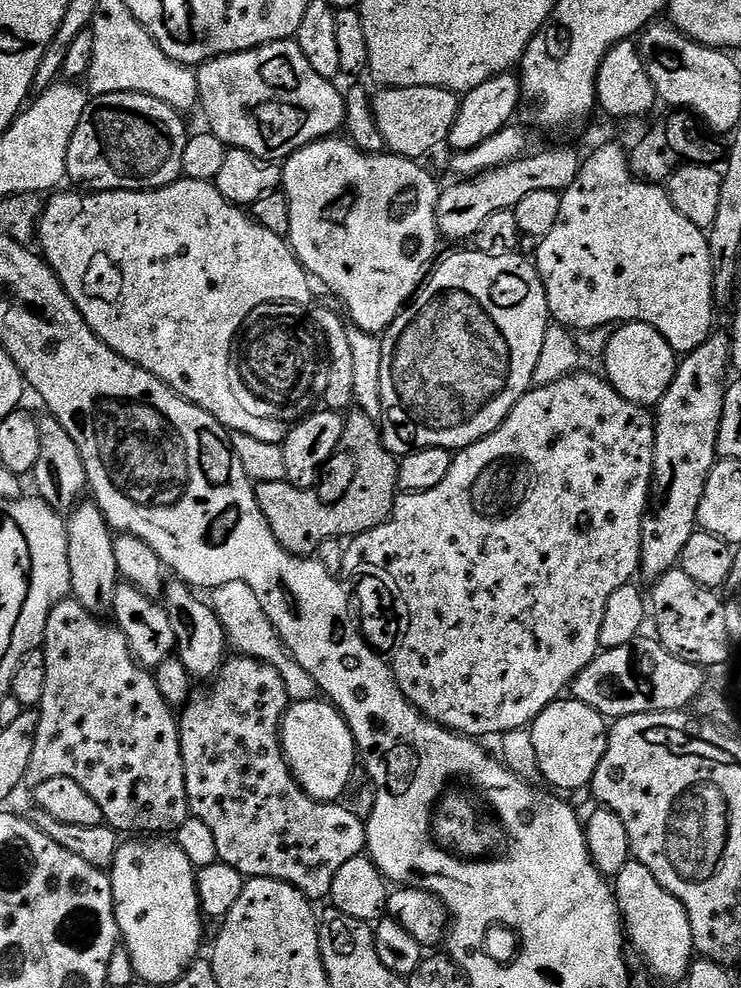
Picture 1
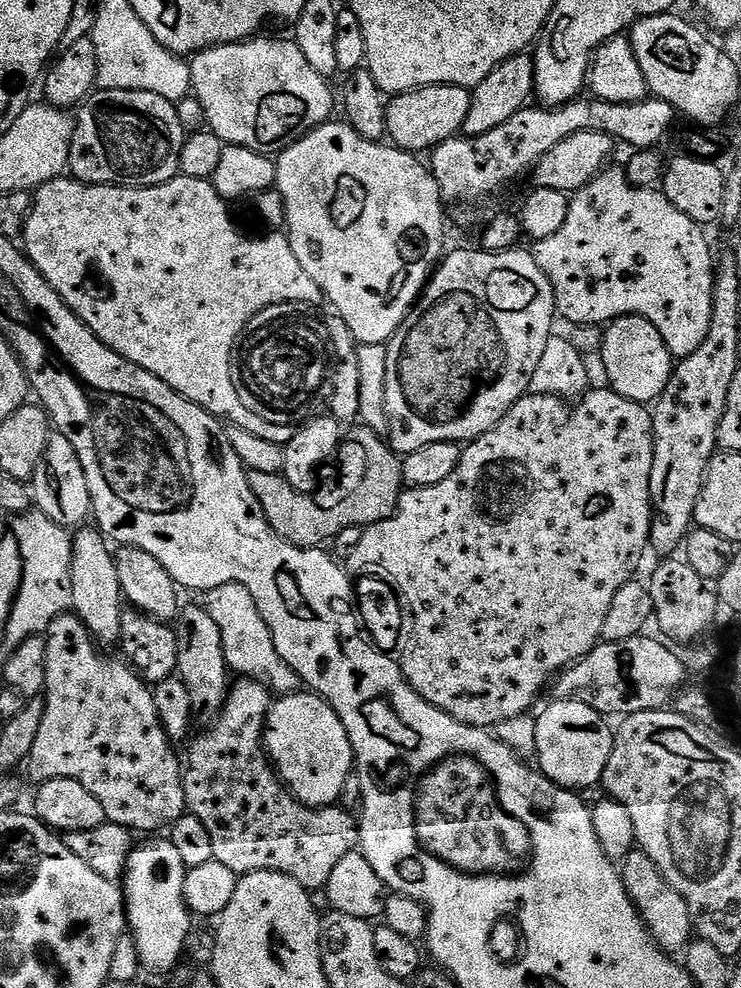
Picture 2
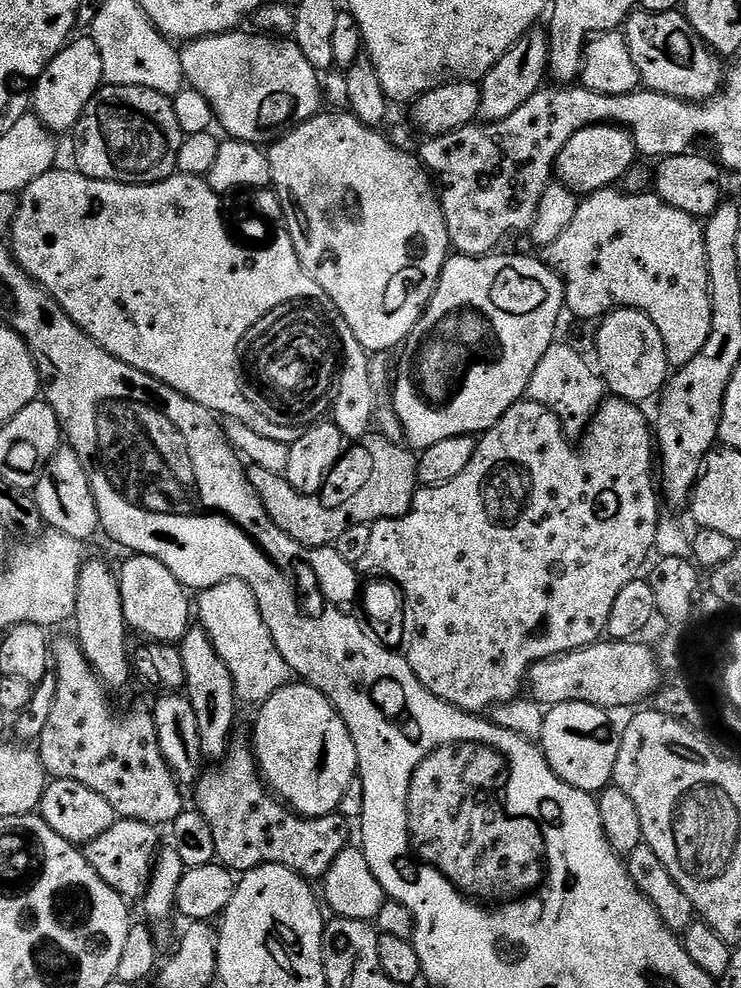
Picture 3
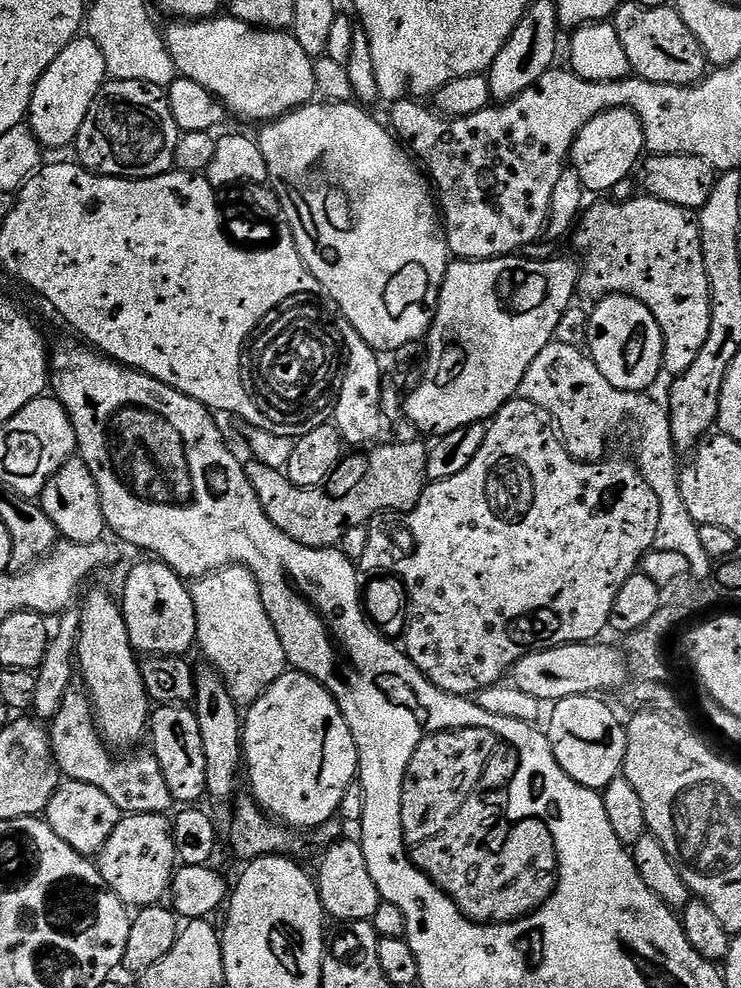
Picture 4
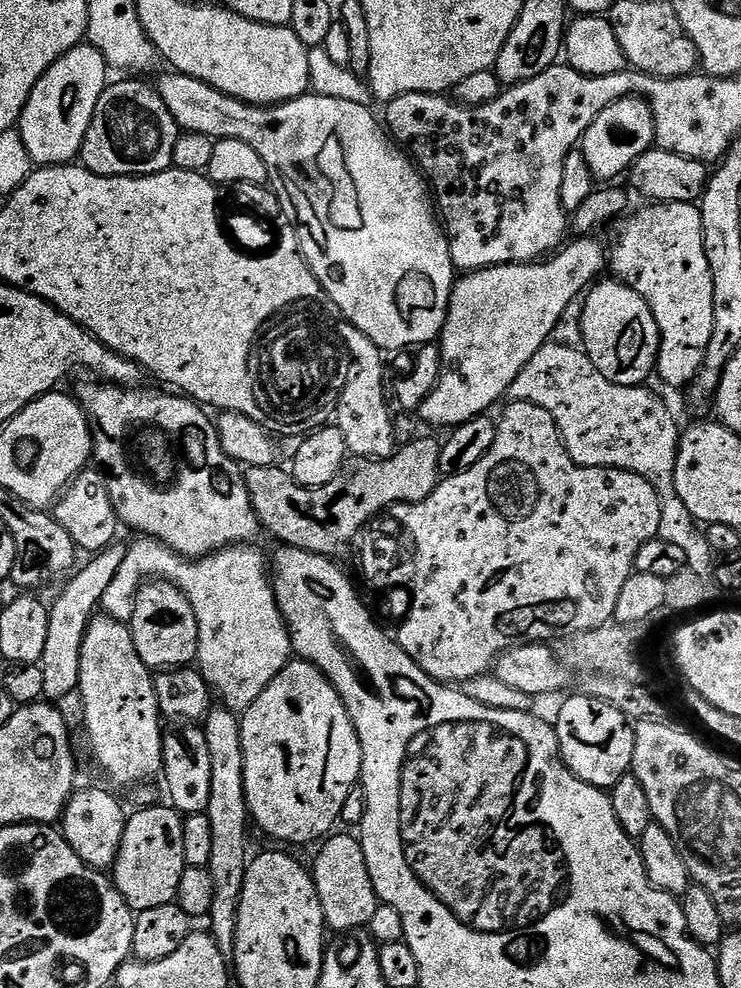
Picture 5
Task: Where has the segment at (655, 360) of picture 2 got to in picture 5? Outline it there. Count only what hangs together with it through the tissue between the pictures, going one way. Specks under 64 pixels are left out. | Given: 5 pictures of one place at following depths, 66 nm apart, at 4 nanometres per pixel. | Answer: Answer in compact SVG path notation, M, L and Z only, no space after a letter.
M615 278L607 279L593 283L583 297L582 348L590 362L598 366L602 378L610 378L610 382L618 386L640 386L648 375L653 375L660 349L660 331L650 306L636 291Z

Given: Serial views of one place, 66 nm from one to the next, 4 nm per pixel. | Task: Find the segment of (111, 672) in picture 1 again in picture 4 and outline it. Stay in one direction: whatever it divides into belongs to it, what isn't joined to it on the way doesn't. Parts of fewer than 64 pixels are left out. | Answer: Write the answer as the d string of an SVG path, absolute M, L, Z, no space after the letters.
M69 690L62 698L62 708L48 728L52 753L61 777L86 782L86 786L98 786L98 790L103 790L124 814L171 813L174 801L170 786L166 786L166 778L162 778L162 766L158 766L156 755L150 750L144 750L129 751L124 754L129 756L120 757L105 744L100 731L96 729L96 717L92 715L92 701L87 691L76 691Z

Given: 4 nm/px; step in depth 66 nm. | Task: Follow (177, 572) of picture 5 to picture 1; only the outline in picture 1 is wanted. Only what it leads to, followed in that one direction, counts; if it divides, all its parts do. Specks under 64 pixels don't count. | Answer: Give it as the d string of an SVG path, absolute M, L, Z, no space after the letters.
M226 582L226 586L211 589L210 603L212 613L222 622L225 641L236 647L235 651L242 656L249 656L252 660L260 660L278 670L282 682L288 691L289 701L317 699L318 689L314 678L298 666L298 662L280 640L280 635L274 630L270 618L266 618L266 610L262 610L262 602L254 595L254 590L246 586L246 582Z

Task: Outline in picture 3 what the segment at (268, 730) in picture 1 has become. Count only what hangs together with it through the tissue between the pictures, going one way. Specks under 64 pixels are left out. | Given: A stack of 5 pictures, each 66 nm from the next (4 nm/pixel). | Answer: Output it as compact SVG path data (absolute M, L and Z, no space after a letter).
M233 739L228 753L215 766L208 767L194 785L194 808L206 818L214 834L216 860L233 873L243 874L263 864L281 864L305 880L316 882L334 866L334 858L349 847L350 824L343 816L300 816L269 791L247 739Z

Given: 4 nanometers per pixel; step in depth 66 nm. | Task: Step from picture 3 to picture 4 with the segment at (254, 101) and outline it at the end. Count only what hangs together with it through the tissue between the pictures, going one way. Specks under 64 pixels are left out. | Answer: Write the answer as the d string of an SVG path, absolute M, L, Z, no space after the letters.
M220 14L206 20L172 22L166 28L166 39L174 66L183 79L198 82L198 86L212 93L231 115L233 112L240 120L253 120L256 126L279 120L288 112L304 107L317 95L313 57L308 56L288 32L266 32L235 20L231 14Z

